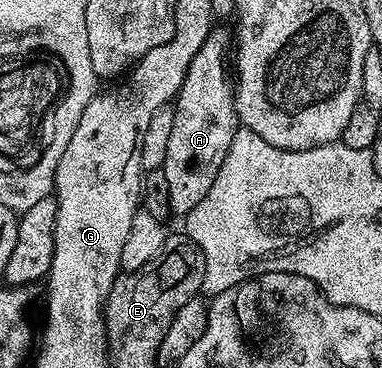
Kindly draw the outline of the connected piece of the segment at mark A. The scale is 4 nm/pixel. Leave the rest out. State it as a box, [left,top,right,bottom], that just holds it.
[163,29,238,217]

